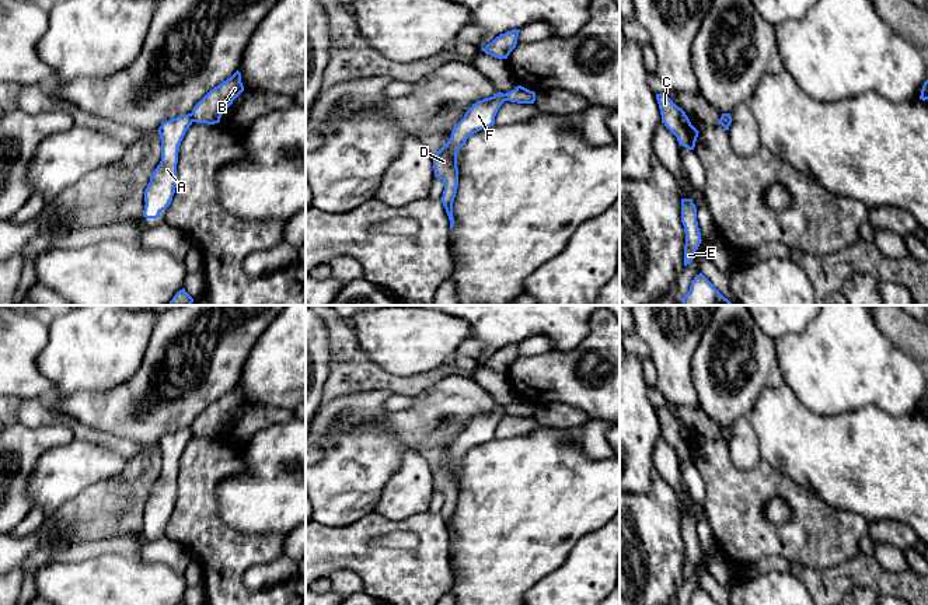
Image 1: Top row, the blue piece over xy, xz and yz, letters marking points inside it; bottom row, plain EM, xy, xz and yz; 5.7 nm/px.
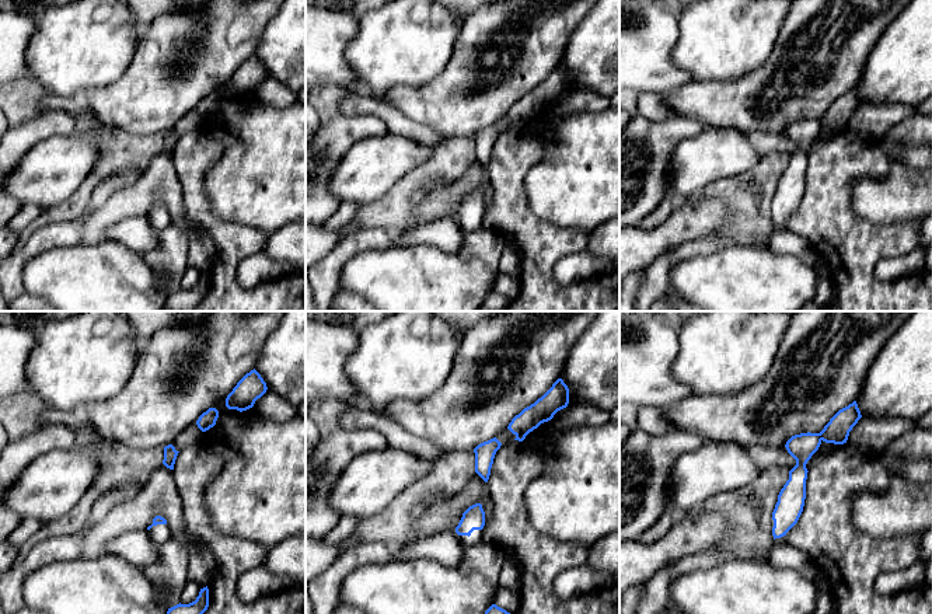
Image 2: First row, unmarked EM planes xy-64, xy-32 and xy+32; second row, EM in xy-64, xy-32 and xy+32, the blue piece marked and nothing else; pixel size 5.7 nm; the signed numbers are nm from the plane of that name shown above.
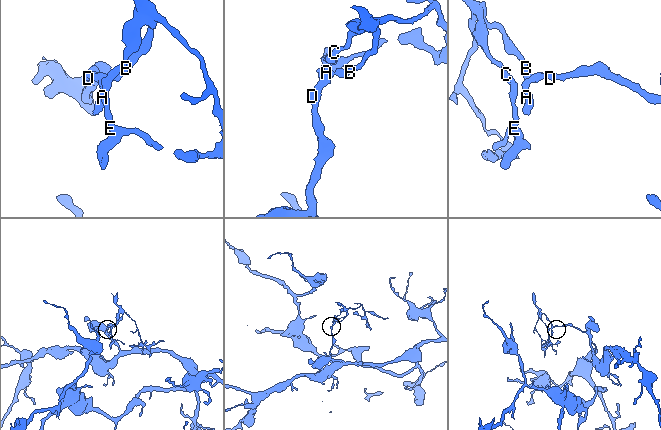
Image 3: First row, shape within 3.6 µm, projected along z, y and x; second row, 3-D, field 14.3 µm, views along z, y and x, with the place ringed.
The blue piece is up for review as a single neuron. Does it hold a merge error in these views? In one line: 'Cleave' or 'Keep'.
Cleave

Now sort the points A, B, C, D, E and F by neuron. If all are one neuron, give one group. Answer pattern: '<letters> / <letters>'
A D F / B C E

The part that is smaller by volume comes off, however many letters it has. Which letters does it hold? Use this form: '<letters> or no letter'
B, C, E

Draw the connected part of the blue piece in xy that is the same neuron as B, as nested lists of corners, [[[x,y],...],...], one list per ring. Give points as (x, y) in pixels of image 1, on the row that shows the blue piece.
[[[237,70],[230,78],[210,90],[193,106],[191,112],[192,120],[207,125],[219,123],[224,111],[243,91],[241,73]]]

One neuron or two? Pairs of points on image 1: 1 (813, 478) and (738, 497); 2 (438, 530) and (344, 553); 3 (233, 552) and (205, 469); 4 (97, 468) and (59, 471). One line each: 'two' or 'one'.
1: two
2: one
3: one
4: one

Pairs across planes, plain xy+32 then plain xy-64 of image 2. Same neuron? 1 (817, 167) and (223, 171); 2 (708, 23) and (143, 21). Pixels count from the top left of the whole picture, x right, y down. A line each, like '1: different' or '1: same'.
1: different
2: different

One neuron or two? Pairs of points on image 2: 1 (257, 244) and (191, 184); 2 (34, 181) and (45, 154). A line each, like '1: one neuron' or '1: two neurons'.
1: one neuron
2: one neuron

